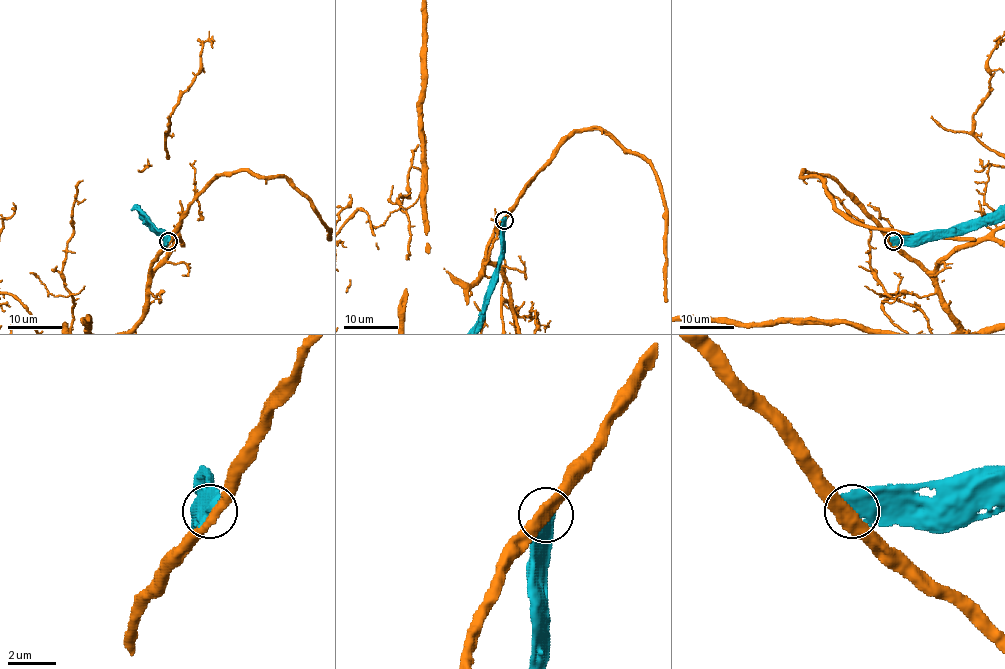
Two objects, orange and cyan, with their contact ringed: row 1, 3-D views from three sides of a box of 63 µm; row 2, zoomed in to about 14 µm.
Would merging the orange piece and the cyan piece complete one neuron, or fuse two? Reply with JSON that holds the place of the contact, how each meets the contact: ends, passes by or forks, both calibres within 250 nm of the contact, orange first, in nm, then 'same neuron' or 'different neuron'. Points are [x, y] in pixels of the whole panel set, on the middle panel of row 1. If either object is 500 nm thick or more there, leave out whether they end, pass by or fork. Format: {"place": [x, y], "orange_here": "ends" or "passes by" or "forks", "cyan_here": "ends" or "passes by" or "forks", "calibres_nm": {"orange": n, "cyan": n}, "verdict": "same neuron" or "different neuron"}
{"place": [504, 220], "calibres_nm": {"orange": 440, "cyan": 600}, "verdict": "different neuron"}

